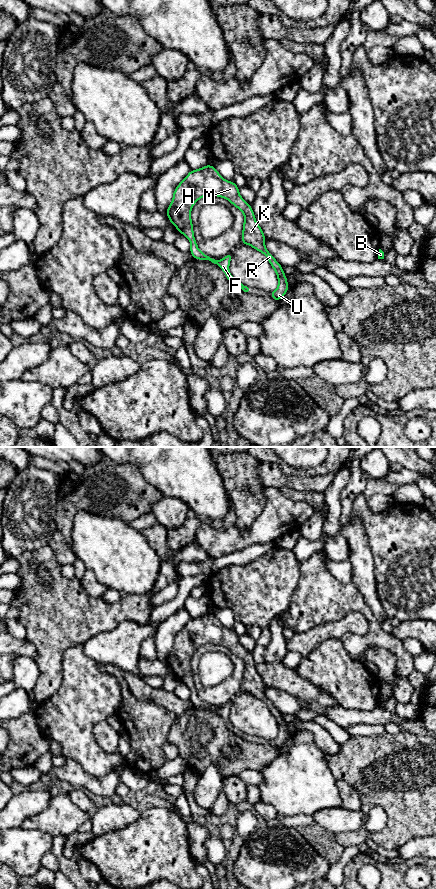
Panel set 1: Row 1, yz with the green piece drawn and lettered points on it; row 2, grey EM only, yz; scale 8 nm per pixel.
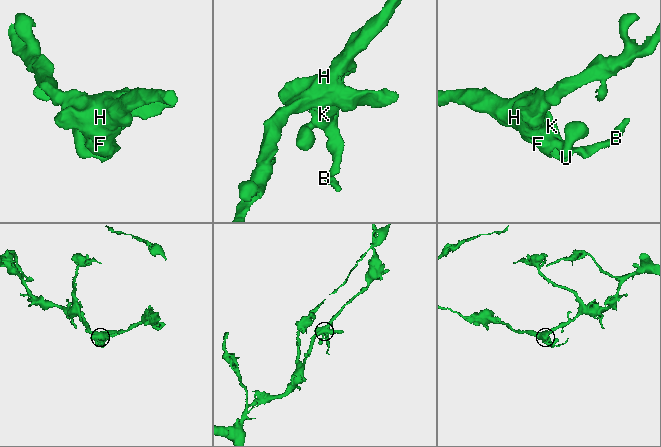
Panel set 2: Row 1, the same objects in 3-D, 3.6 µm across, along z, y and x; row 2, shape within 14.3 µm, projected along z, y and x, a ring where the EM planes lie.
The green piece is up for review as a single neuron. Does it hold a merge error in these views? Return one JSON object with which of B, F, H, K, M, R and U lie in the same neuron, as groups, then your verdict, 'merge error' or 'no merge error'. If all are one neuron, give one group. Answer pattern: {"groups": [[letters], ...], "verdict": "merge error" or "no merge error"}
{"groups": [["B", "F", "H", "K", "M", "R", "U"]], "verdict": "no merge error"}

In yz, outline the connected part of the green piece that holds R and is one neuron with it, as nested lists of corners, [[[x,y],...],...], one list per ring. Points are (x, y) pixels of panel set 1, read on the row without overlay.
[[[211,612],[200,617],[191,618],[188,621],[175,636],[173,647],[166,659],[171,672],[177,676],[179,681],[188,686],[191,693],[189,700],[193,706],[209,708],[214,712],[218,712],[232,733],[244,740],[249,739],[247,734],[235,728],[230,721],[229,712],[232,701],[227,702],[221,708],[215,708],[202,701],[197,694],[190,661],[194,652],[200,646],[208,643],[227,647],[244,662],[241,692],[247,692],[267,705],[278,725],[278,736],[272,739],[270,743],[276,750],[282,747],[289,737],[287,726],[282,714],[265,695],[266,686],[255,667],[251,653],[240,644],[239,635],[233,629],[226,629]]]

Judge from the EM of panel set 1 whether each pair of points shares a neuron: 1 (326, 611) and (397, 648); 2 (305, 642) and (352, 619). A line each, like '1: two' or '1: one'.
1: one
2: one

